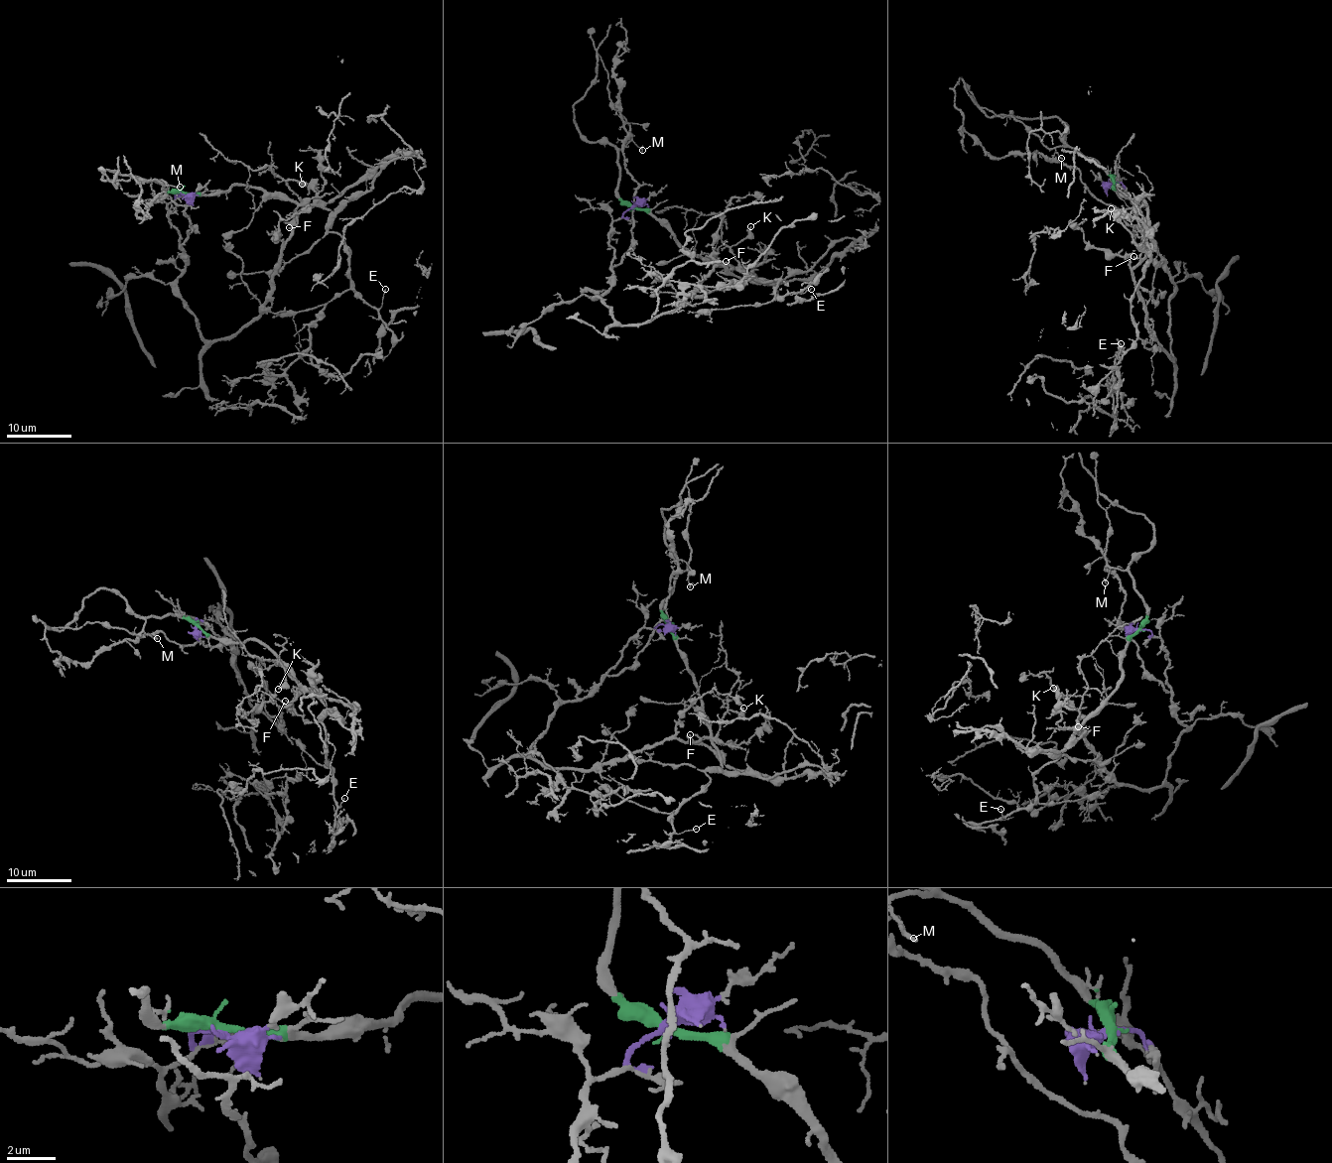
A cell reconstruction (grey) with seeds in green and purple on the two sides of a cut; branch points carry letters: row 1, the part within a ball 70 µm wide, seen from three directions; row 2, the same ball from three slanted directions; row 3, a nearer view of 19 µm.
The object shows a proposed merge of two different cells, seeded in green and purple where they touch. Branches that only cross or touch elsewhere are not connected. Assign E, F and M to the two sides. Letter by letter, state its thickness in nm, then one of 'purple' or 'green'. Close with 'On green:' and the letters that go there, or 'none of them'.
E: 90 nm thick; green
F: 120 nm thick; purple
M: 150 nm thick; green
On green: E, M

